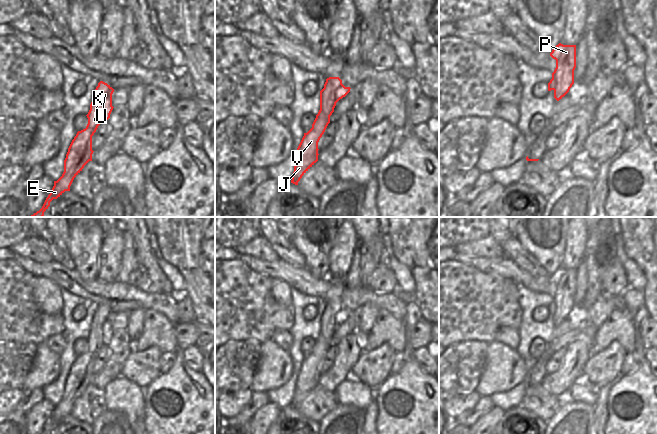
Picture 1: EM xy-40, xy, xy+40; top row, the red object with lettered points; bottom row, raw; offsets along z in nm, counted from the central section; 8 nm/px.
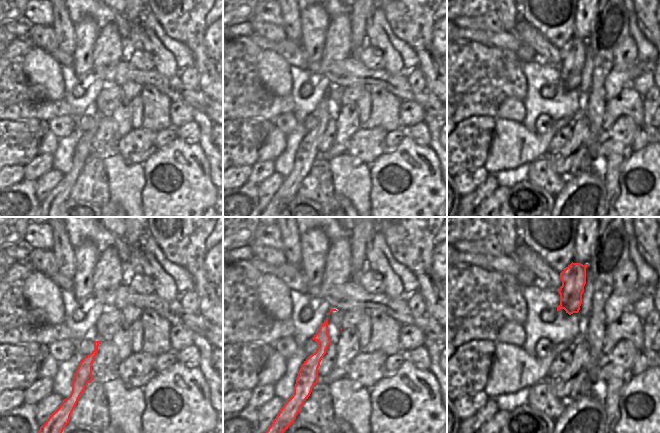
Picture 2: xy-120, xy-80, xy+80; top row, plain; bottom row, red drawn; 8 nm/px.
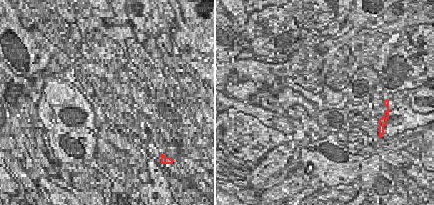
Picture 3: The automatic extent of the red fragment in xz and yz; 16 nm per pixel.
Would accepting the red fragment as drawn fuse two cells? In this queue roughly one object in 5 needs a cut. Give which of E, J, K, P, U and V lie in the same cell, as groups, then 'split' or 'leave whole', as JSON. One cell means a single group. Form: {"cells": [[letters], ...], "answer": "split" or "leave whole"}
{"cells": [["E", "J", "K", "P", "U", "V"]], "answer": "leave whole"}

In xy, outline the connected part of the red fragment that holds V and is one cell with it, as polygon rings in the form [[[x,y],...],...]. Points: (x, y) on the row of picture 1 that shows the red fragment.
[[[339,77],[326,79],[320,91],[320,110],[312,124],[312,128],[304,136],[296,150],[296,164],[291,183],[298,185],[302,176],[318,161],[318,142],[324,134],[336,103],[350,92]]]

